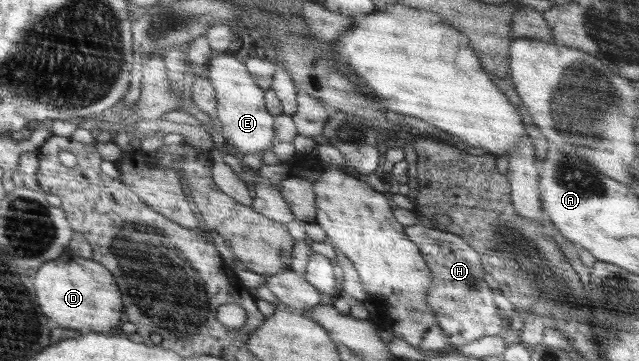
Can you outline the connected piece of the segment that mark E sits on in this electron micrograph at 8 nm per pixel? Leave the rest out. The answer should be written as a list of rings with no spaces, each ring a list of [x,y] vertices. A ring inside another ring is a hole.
[[[219,53],[212,58],[205,72],[217,97],[216,118],[220,120],[223,135],[231,151],[239,156],[272,150],[274,146],[274,118],[264,107],[265,91],[253,80],[233,53]]]

